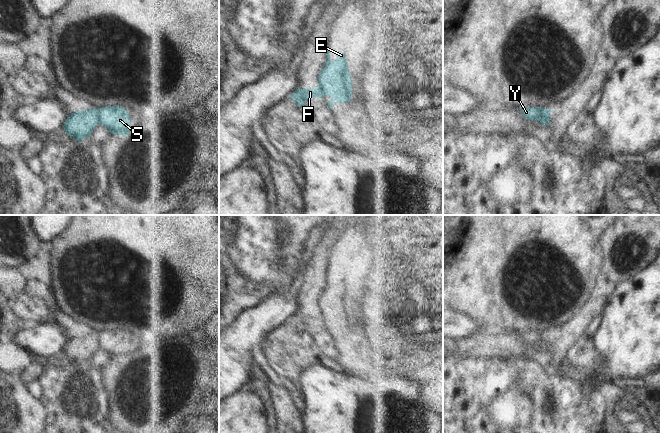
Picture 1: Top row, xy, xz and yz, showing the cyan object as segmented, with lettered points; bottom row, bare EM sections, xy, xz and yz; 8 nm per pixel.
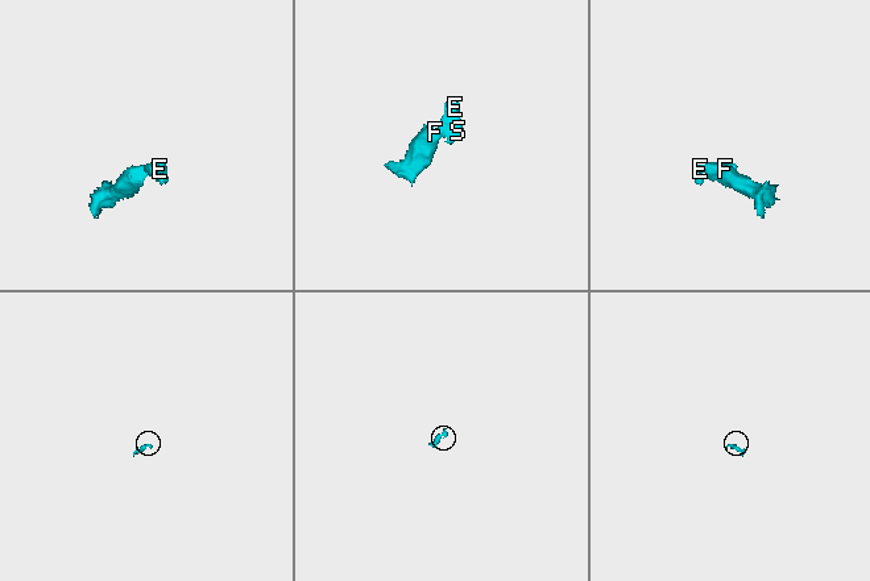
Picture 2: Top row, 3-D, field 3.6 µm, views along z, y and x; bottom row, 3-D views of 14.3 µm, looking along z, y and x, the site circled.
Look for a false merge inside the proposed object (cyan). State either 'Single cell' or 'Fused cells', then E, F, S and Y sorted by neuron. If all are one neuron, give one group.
Fused cells. Groups: E S Y / F.

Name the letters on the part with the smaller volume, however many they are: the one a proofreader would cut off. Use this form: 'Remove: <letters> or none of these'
Remove: E, S, Y

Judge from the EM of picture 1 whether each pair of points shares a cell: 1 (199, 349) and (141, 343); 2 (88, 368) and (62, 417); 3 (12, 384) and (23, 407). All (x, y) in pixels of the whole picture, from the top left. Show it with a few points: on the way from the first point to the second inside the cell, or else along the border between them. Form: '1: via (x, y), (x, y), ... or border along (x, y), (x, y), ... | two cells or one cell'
1: border along (130, 341), (139, 351), (152, 351) | two cells
2: via (101, 386), (102, 401), (86, 417), (80, 417) | one cell
3: via (12, 390), (12, 396), (17, 401) | one cell

